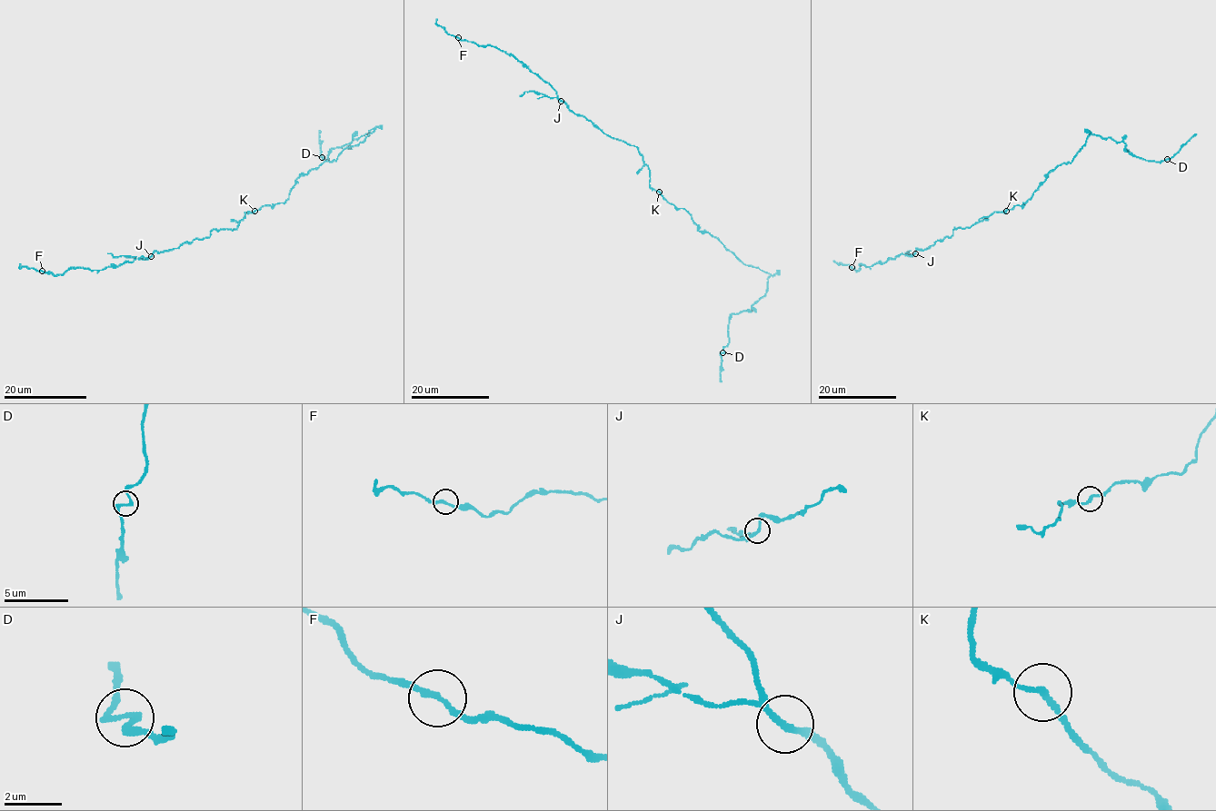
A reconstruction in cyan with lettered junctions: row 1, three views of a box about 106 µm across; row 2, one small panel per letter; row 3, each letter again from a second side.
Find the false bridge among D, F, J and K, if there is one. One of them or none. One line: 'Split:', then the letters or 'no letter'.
Split: J

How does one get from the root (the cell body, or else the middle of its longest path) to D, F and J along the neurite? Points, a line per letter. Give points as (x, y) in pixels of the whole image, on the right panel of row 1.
D: (1006, 212), (1025, 202), (1052, 170), (1071, 163), (1091, 133), (1122, 142), (1131, 153), (1146, 161), (1167, 159)
F: (1006, 212), (955, 228), (951, 237), (912, 255), (900, 253), (872, 266), (860, 264), (856, 271), (852, 267)
J: (1006, 212), (994, 212), (970, 227), (955, 228), (951, 237), (938, 240), (930, 248), (918, 249), (914, 253)

